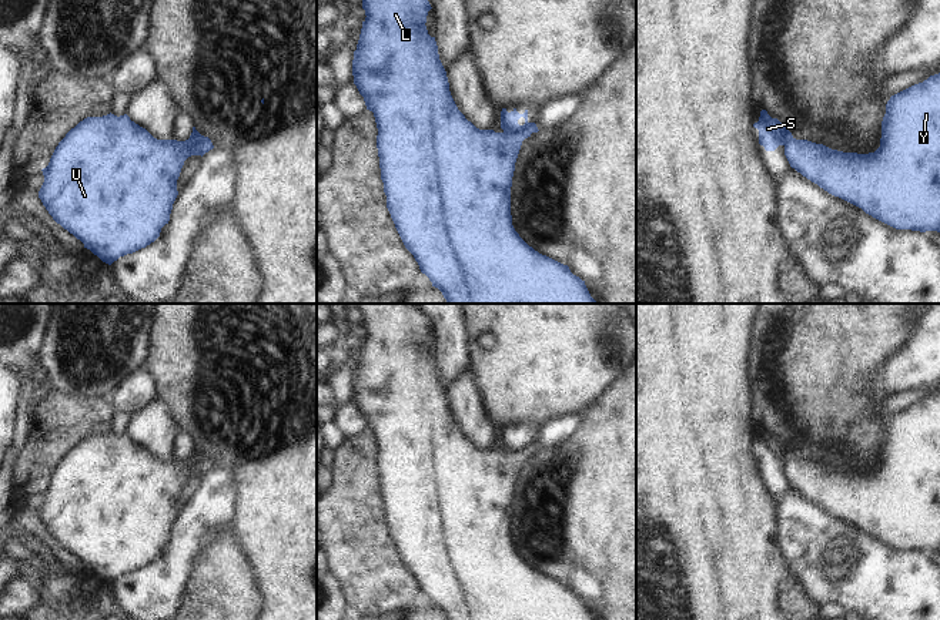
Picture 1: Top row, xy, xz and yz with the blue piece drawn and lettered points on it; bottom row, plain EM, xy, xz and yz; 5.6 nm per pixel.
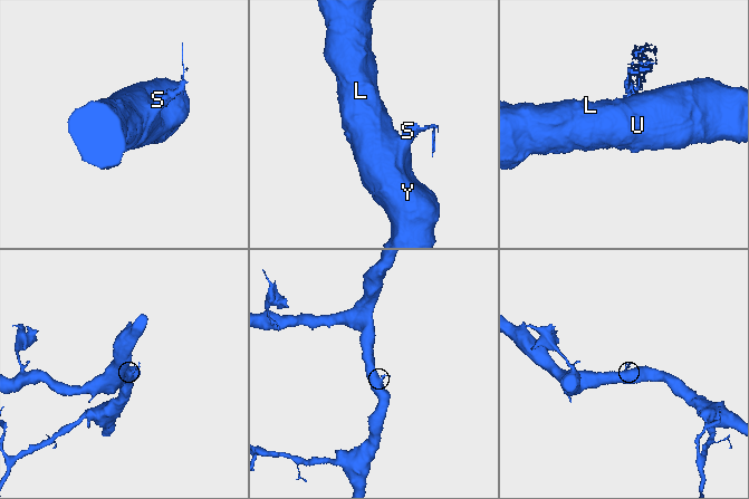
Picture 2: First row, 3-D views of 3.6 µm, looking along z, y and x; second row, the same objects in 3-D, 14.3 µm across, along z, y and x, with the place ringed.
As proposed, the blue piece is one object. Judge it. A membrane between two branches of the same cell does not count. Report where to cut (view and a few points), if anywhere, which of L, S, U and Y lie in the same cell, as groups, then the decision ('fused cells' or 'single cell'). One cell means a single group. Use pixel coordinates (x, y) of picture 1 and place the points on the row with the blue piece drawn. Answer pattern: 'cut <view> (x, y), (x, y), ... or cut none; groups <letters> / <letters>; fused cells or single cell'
cut xz (504, 130), (531, 133); groups L U Y / S; fused cells

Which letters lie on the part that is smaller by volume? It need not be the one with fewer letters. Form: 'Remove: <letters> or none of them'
Remove: S

